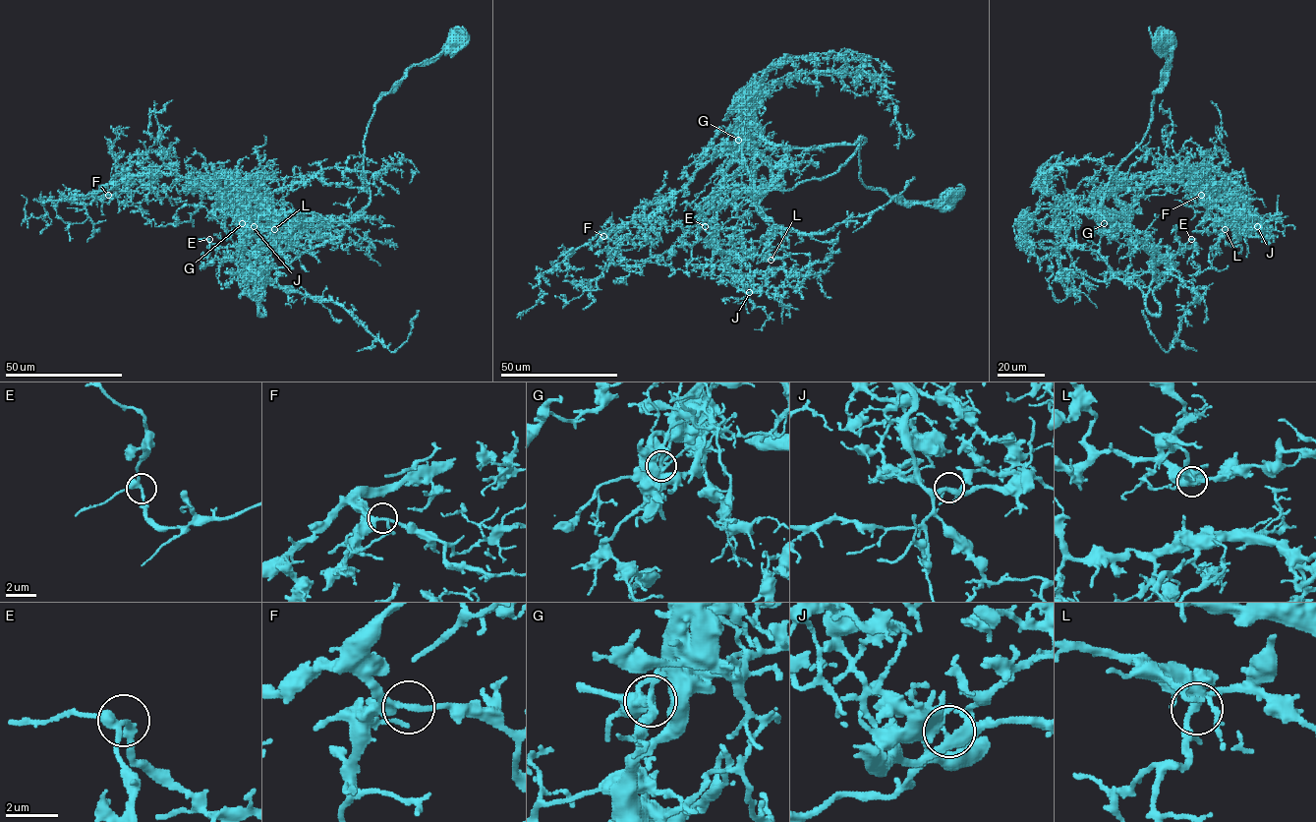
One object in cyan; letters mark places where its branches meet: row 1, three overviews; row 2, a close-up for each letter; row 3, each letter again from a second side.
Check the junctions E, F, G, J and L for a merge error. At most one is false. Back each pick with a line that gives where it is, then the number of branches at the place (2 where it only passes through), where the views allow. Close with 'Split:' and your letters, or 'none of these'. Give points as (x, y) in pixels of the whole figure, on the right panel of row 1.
Split: none of these

